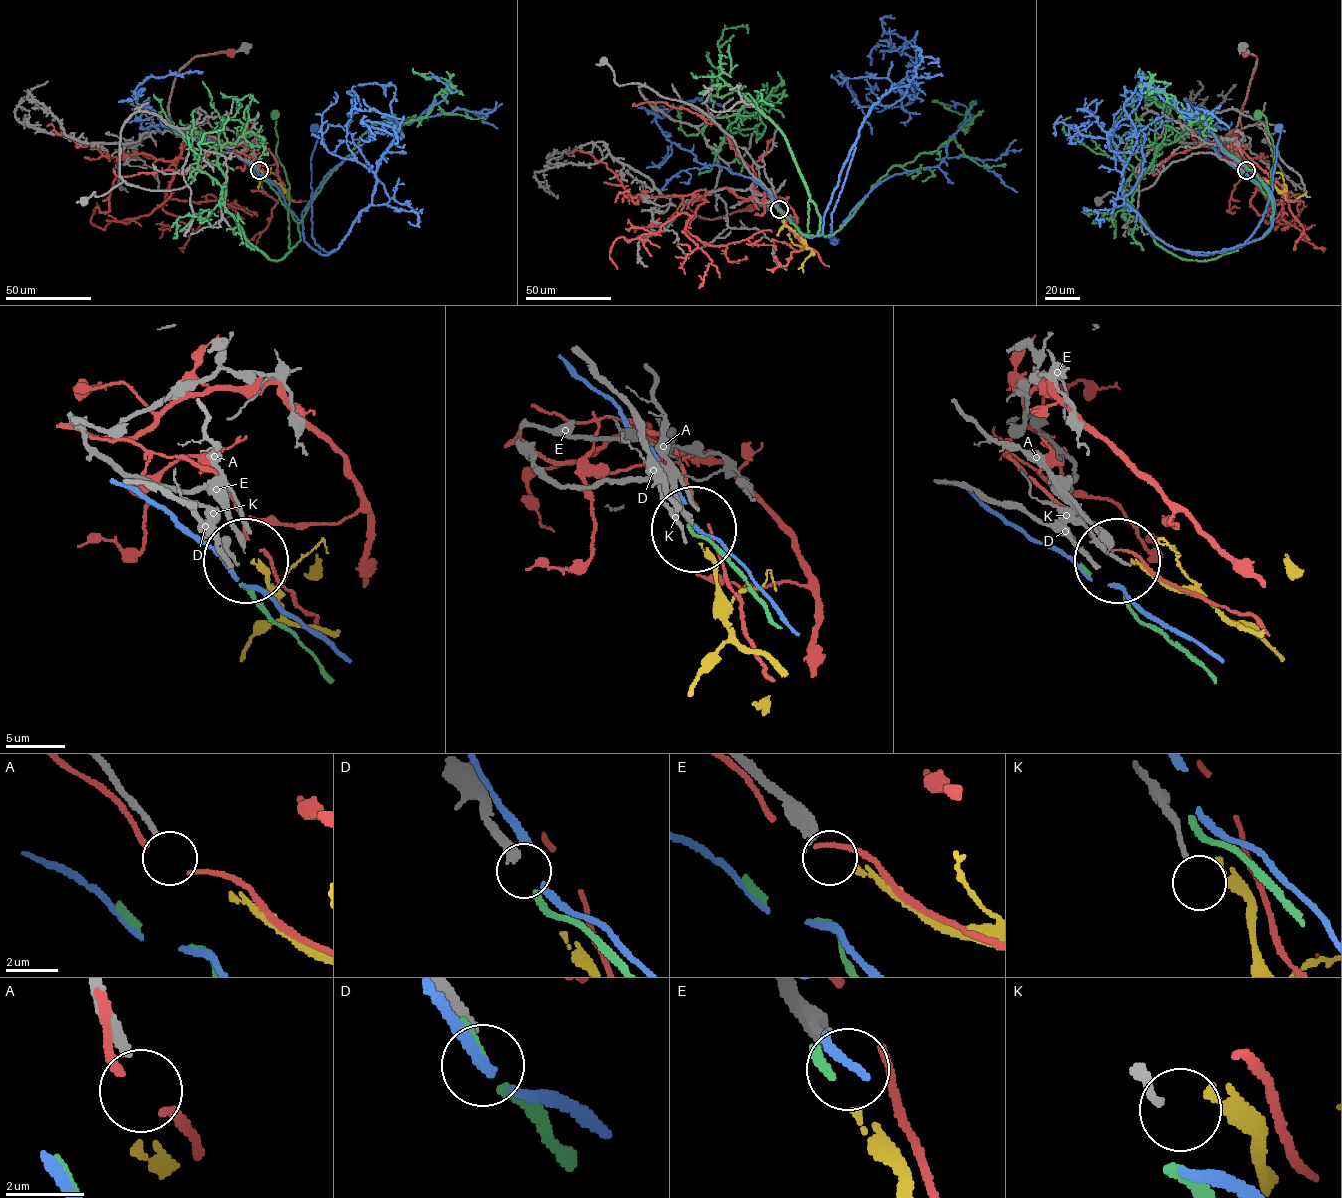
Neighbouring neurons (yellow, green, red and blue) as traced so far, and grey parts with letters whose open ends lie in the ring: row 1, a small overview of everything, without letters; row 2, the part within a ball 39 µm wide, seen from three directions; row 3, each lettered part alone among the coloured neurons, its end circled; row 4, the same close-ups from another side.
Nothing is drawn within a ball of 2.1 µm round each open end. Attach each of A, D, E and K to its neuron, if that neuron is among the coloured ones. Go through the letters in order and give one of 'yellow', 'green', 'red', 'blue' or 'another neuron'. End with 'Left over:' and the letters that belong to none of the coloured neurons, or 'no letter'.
A: another neuron
D: another neuron
E: yellow
K: another neuron
Left over: A, D, K

